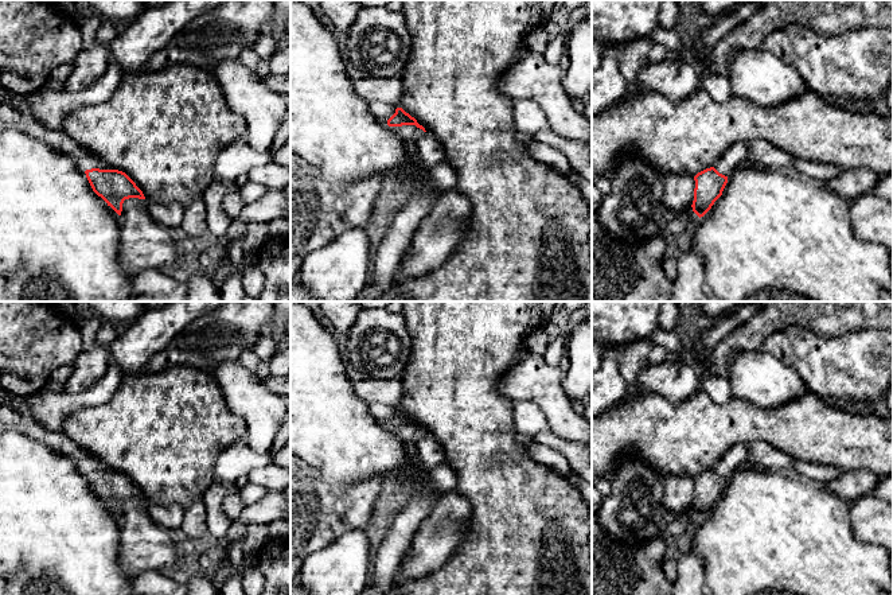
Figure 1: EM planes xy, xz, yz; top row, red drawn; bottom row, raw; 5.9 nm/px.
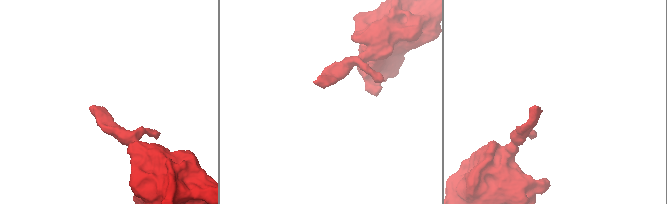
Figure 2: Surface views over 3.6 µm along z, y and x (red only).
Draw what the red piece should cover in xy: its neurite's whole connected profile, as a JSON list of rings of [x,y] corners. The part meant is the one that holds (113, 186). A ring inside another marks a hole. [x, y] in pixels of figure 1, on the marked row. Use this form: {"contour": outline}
{"contour": [[[0,102],[0,133],[13,129],[38,139],[74,159],[85,171],[93,191],[101,197],[118,215],[122,203],[129,198],[145,199],[143,191],[122,171],[94,158],[85,147],[74,141],[62,129],[50,129],[32,114],[22,113],[8,104]]]}

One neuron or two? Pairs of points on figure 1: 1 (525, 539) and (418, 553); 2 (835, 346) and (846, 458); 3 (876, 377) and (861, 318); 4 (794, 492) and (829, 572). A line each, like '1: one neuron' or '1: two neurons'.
1: two neurons
2: two neurons
3: two neurons
4: one neuron

